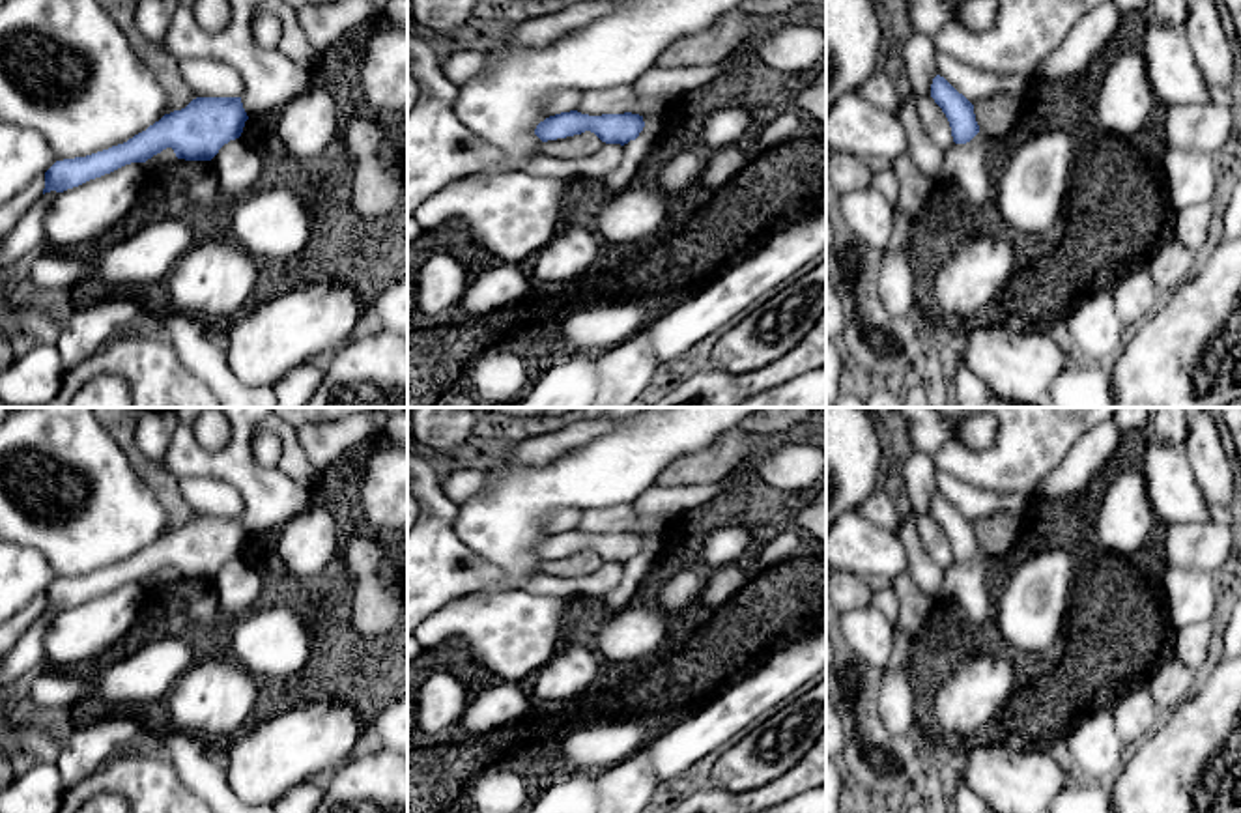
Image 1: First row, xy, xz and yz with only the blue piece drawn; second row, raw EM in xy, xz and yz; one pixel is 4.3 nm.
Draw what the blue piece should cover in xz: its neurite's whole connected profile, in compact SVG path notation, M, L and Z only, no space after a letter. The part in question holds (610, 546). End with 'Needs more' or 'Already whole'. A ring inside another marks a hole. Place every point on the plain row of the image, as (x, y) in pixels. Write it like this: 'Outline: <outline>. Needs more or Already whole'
Outline: M570 529L540 540L535 548L535 553L542 561L548 561L591 549L606 563L624 564L630 559L635 559L643 546L643 535L632 531L589 535L578 529Z. Already whole

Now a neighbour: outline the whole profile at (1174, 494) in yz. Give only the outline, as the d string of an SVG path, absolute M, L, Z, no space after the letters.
M1148 439L1140 471L1159 527L1211 521L1207 499L1183 449Z

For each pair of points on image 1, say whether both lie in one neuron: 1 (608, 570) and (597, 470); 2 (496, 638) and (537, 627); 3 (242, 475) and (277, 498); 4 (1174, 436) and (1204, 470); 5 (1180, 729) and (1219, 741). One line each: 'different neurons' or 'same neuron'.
1: different neurons
2: same neuron
3: same neuron
4: same neuron
5: same neuron

